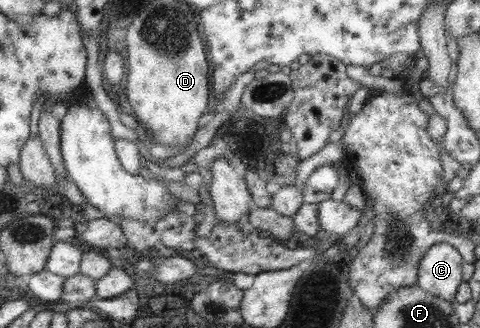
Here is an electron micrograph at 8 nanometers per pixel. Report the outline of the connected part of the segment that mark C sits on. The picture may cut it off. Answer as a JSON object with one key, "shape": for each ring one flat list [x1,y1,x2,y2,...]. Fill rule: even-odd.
{"shape":[[447,243,431,245,418,266,417,283,425,293,454,303,455,293,463,281,463,259]]}

